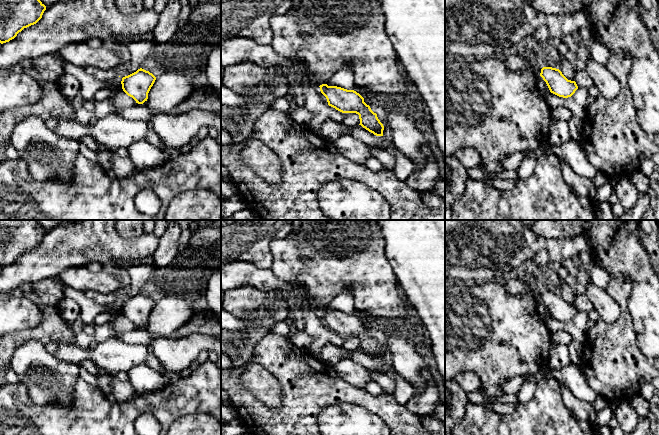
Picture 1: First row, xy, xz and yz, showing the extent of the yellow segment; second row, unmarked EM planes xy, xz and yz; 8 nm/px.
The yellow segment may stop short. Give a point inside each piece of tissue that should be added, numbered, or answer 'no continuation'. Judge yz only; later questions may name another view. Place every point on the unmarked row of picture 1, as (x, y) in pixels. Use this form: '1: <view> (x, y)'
no continuation

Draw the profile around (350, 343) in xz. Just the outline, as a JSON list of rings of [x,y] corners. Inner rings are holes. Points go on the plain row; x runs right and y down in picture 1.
[[[344,337],[342,349],[345,351],[355,351],[360,348],[359,339],[356,337]]]

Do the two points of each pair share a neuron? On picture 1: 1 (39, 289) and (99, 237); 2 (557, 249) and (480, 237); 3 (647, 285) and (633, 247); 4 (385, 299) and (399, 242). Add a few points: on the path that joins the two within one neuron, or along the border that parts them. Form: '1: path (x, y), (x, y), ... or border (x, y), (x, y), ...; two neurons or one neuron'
1: border (57, 276), (40, 279), (33, 285); two neurons
2: path (538, 243), (499, 241); one neuron
3: path (643, 276), (633, 261), (633, 256); one neuron
4: border (386, 245), (385, 256), (399, 285); two neurons

